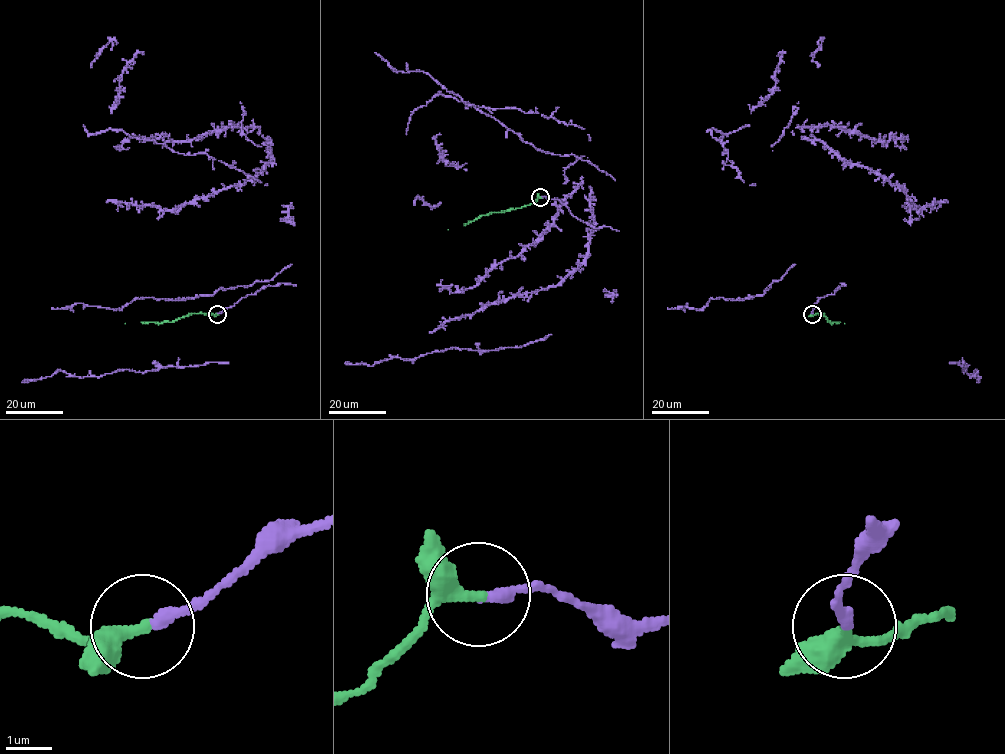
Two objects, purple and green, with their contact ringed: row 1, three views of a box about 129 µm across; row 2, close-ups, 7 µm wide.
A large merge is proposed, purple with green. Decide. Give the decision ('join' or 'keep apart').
join

